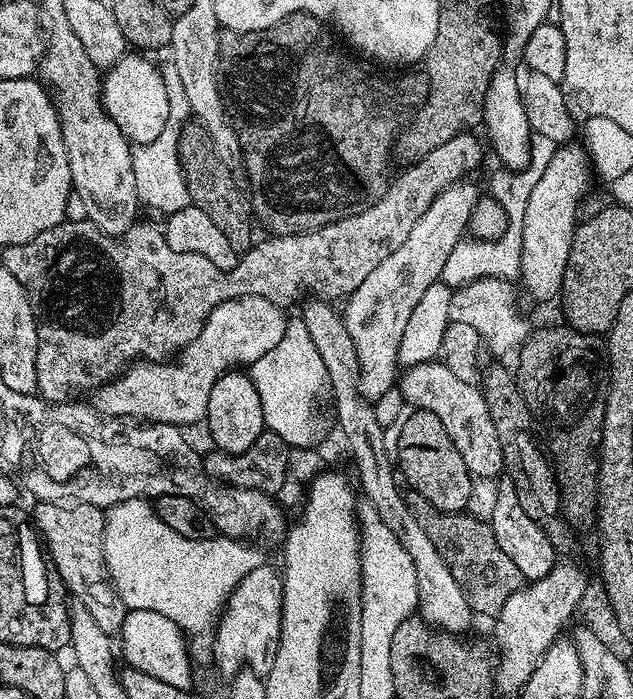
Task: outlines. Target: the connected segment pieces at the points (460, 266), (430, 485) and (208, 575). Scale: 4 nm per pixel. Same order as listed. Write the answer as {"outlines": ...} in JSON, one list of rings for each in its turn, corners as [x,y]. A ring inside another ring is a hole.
{"outlines":[[[[533,133],[530,138],[529,164],[522,170],[507,171],[499,170],[491,182],[489,195],[503,208],[505,216],[505,228],[499,238],[495,240],[482,240],[466,238],[456,244],[450,252],[450,257],[443,267],[441,281],[451,288],[460,288],[470,283],[485,279],[490,276],[502,276],[515,279],[520,273],[522,226],[525,224],[526,202],[529,201],[530,193],[535,183],[546,172],[550,160],[553,158],[558,145],[550,138]]],[[[412,410],[409,413],[400,428],[400,433],[396,436],[396,448],[394,444],[394,460],[403,483],[405,485],[408,483],[415,495],[426,498],[426,502],[430,502],[438,511],[463,513],[467,509],[464,507],[467,506],[468,499],[472,496],[474,477],[466,470],[466,462],[462,462],[462,454],[458,454],[458,446],[454,446],[450,434],[446,434],[446,426],[442,426],[437,416],[419,410]]],[[[144,498],[120,500],[104,512],[104,565],[125,609],[158,611],[175,622],[221,611],[236,583],[250,574],[250,570],[265,563],[266,556],[248,544],[251,543],[239,544],[231,538],[182,538],[182,534],[170,530],[170,526],[162,522],[155,507]]]]}

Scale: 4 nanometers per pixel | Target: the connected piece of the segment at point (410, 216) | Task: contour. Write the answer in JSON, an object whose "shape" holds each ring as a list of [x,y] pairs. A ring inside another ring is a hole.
{"shape":[[[460,131],[449,141],[442,142],[430,150],[428,156],[424,157],[422,166],[403,169],[385,196],[369,204],[368,209],[357,216],[347,216],[344,220],[328,224],[314,232],[302,232],[295,236],[277,235],[272,238],[276,240],[264,240],[261,244],[259,241],[243,253],[237,259],[235,268],[231,269],[229,283],[232,297],[267,296],[273,301],[280,302],[294,299],[299,294],[300,287],[309,288],[313,297],[323,298],[329,302],[336,302],[336,299],[339,301],[349,296],[355,288],[362,286],[362,282],[366,282],[366,274],[370,274],[370,270],[374,270],[378,262],[390,258],[390,254],[398,250],[402,242],[406,242],[410,230],[414,230],[414,222],[418,222],[418,218],[422,218],[422,214],[430,210],[434,198],[438,198],[438,194],[442,194],[442,190],[446,190],[450,185],[468,178],[464,176],[470,175],[479,166],[484,152],[480,149],[479,142],[471,135],[473,135],[471,131]]]}

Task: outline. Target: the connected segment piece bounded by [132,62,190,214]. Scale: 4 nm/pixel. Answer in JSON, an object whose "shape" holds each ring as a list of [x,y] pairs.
{"shape":[[[168,62],[160,68],[160,76],[166,86],[166,102],[168,103],[168,125],[154,138],[152,144],[143,145],[142,150],[135,153],[132,169],[134,170],[134,182],[140,195],[141,205],[149,204],[157,208],[163,214],[171,214],[189,207],[188,187],[182,174],[182,166],[178,158],[178,138],[180,129],[189,123],[190,113],[188,99],[186,98],[186,86],[182,86],[182,78],[178,70]]]}

